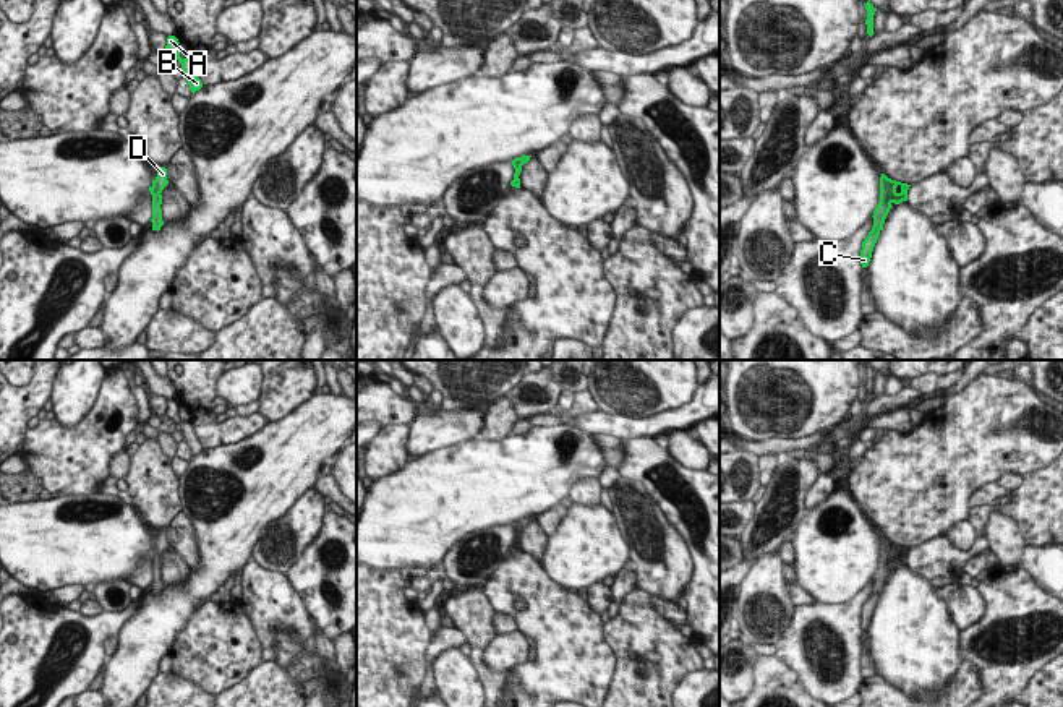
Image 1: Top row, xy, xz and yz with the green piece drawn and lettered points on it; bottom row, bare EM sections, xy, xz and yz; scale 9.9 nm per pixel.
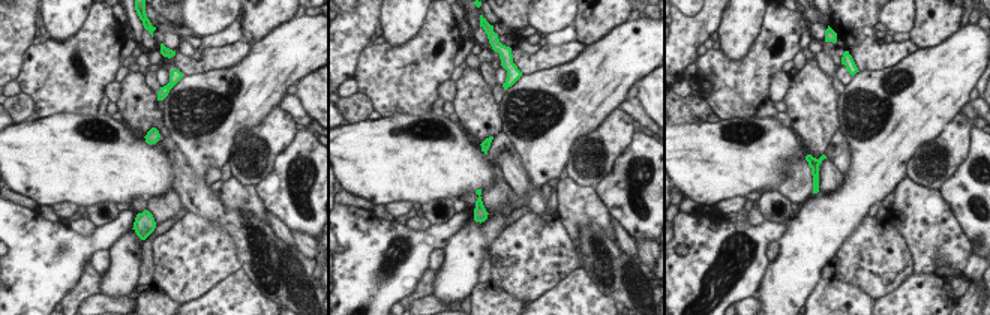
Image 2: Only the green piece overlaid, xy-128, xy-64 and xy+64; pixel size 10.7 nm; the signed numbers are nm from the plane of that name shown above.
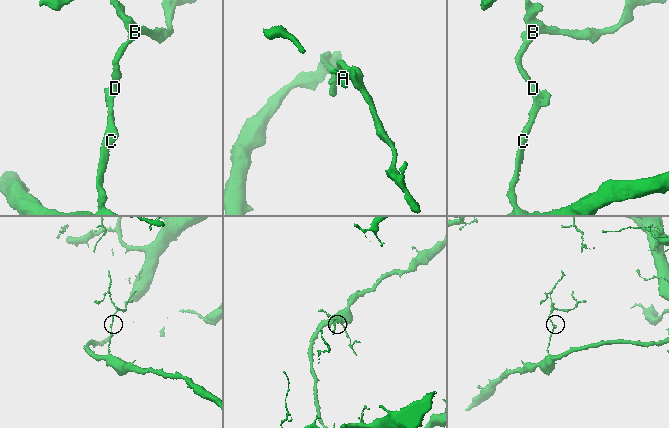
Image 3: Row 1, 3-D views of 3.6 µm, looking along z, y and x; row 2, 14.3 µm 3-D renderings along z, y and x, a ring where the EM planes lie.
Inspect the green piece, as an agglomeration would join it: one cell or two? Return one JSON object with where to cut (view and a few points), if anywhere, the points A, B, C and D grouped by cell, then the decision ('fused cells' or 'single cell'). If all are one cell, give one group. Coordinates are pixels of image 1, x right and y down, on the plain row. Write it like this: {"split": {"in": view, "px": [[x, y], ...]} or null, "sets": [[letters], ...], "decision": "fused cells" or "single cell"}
{"split": null, "sets": [["A", "B", "C", "D"]], "decision": "single cell"}

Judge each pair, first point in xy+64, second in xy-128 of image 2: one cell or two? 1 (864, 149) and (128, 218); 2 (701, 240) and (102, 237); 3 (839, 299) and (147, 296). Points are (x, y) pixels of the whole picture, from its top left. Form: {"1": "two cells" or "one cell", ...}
{"1": "two cells", "2": "one cell", "3": "one cell"}

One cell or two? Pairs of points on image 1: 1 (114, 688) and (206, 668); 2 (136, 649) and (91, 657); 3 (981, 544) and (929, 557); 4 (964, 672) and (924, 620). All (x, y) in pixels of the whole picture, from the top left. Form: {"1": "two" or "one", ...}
{"1": "two", "2": "two", "3": "one", "4": "two"}

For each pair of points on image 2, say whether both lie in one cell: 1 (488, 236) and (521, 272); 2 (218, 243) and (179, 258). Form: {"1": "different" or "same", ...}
{"1": "different", "2": "same"}

